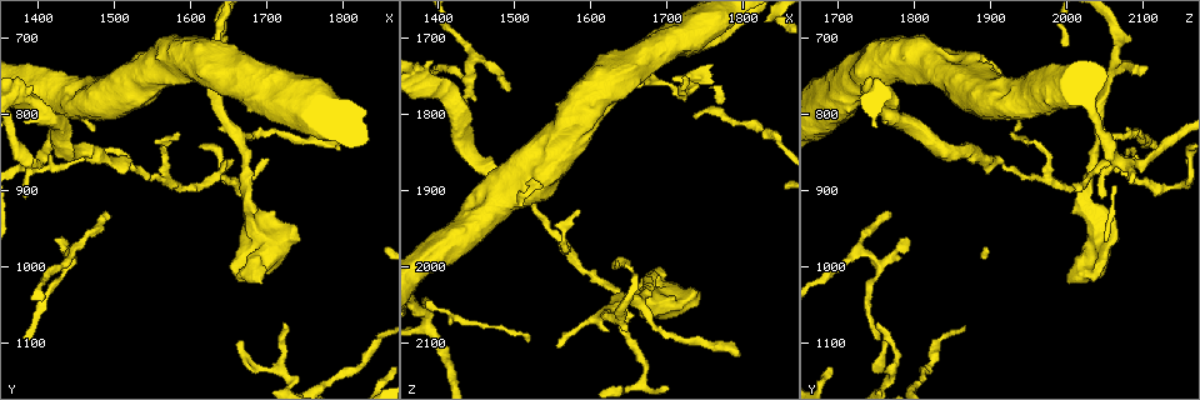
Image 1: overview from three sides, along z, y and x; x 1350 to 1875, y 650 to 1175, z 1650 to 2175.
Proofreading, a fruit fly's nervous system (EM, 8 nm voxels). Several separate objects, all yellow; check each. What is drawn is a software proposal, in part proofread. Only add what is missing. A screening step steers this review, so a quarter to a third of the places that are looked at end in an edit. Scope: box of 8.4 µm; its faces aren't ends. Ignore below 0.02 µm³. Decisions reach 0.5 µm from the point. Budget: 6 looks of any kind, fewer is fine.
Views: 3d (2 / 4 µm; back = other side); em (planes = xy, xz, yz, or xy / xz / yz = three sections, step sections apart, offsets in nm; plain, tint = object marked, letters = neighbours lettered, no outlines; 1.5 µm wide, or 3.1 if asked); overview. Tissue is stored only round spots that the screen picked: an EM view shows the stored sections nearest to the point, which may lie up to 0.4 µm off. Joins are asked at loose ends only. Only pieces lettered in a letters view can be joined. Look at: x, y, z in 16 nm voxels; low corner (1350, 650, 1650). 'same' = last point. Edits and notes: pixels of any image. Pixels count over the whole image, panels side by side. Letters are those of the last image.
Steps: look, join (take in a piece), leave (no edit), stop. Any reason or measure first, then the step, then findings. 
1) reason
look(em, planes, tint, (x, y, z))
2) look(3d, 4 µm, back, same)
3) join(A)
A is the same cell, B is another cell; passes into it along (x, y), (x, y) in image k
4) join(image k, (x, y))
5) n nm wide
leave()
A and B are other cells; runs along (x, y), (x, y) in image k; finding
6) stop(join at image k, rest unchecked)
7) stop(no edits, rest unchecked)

tapers out
look(em, planes, tint, (1665, 1100, 1765))

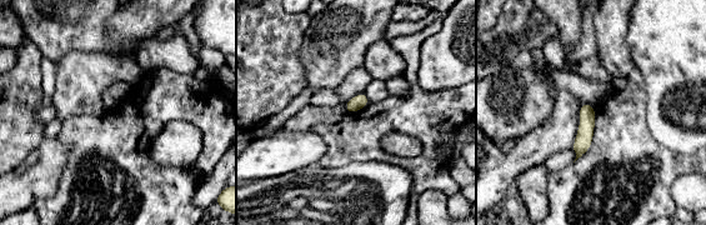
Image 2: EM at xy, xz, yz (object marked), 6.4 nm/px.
what lies round it
look(em, planes, letters, same)

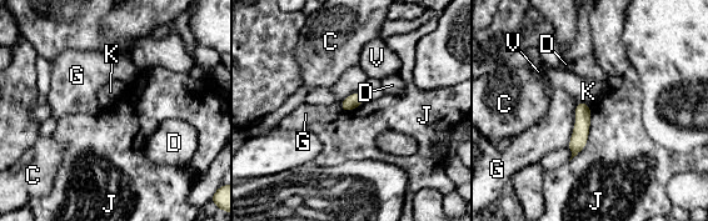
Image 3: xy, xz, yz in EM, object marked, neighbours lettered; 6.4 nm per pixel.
90 nm wide
leave()
C, D, G, J, K and V are other cells; border along (591, 108), (587, 144), (569, 161) in image 3; none of them fits

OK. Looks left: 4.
an open end
look(3d, 4 µm, (1495, 930, 1765))

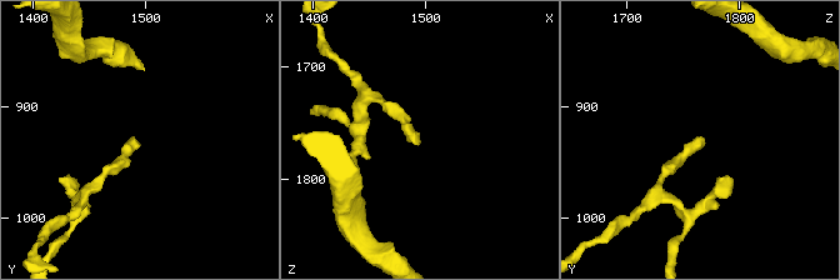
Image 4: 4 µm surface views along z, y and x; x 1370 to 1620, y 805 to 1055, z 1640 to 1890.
need the tissue
look(em, planes, letters, (1494, 930, 1766))

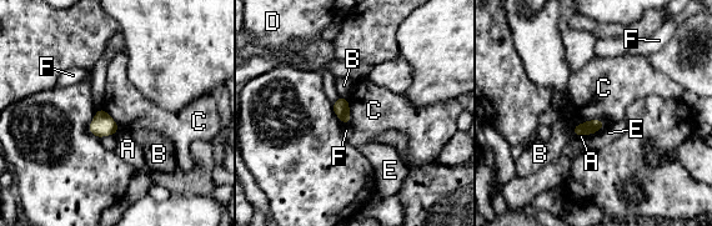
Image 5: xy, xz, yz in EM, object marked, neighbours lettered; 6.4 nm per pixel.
leave()
A, B, C, D, E and F are other cells; none of them fits

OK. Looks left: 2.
free end
look(em, planes, letters, (1795, 845, 2115))

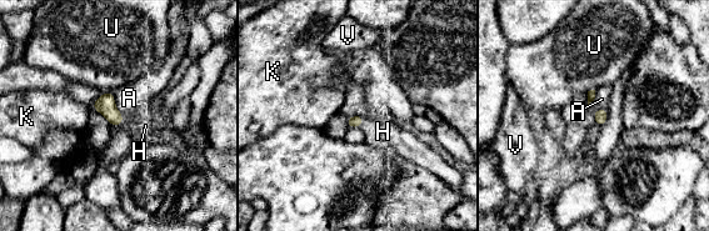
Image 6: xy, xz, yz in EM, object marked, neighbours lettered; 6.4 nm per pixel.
80 nm wide
join(H)
H is the same cell, A, K, U and V are other cells; passes into it along (105, 105), (121, 117), (143, 116) in image 6; the neuron continues

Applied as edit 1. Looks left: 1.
stop(join at image 6, rest unchecked)

